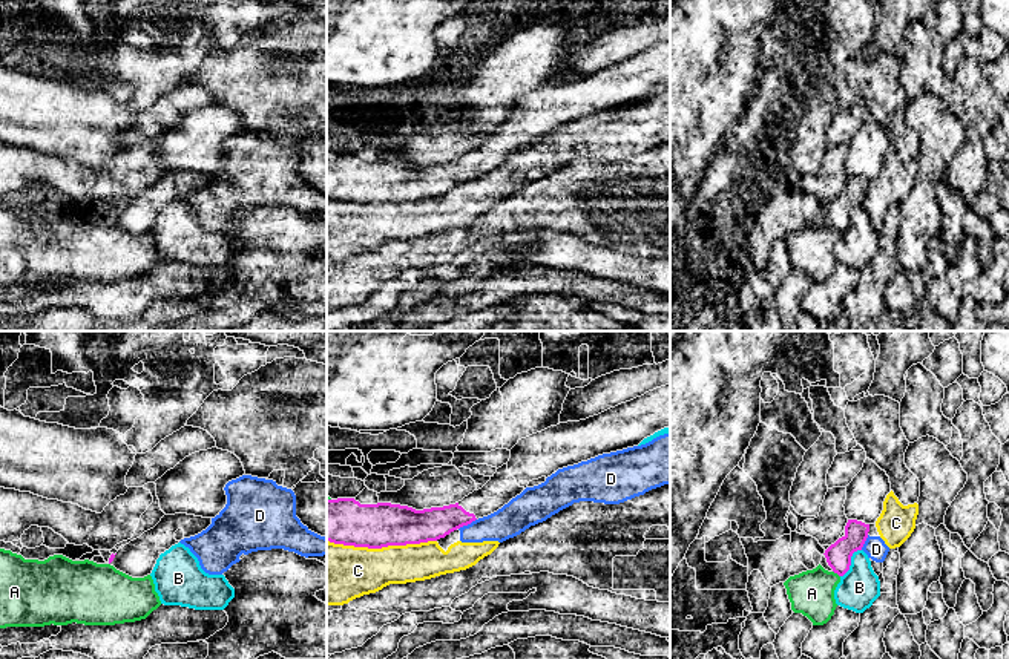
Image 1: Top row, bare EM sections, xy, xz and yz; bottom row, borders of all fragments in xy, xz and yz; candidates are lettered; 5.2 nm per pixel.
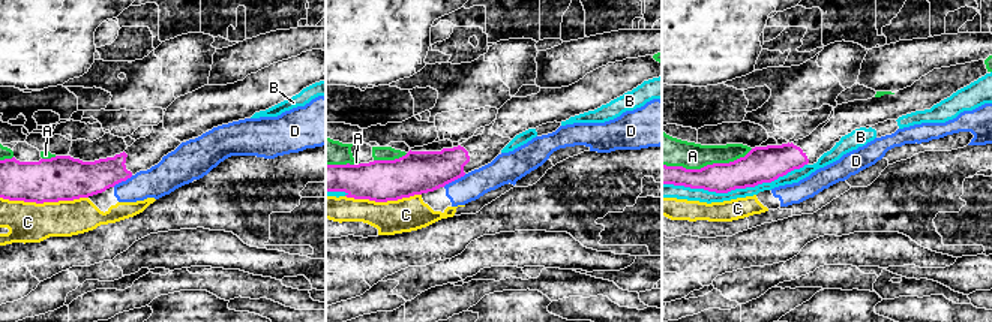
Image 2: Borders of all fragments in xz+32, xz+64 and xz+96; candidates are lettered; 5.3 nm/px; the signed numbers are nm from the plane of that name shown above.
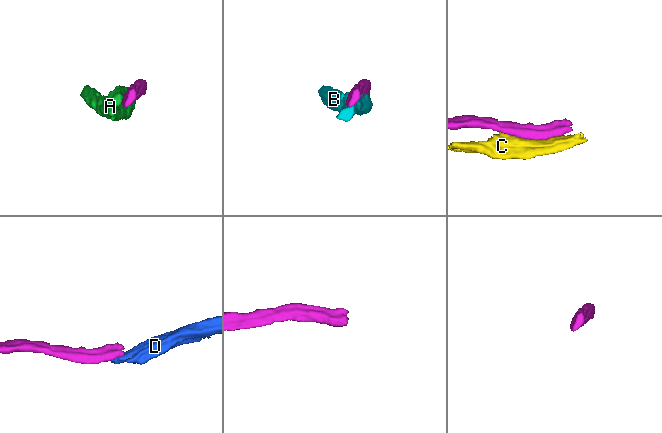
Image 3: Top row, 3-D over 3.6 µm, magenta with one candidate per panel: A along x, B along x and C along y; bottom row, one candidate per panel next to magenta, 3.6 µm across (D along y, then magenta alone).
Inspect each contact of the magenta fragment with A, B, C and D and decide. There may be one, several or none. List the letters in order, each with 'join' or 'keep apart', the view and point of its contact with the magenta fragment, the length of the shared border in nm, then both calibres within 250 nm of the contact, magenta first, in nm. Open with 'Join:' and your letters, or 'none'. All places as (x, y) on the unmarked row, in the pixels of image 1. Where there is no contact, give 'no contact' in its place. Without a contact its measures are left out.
Join: none
A: keep apart | yz (836, 229) | 50 nm | 130/240 nm
B: keep apart | yz (850, 218) | 190 nm | 130/220 nm
C: keep apart | xz (382, 203) | 600 nm | 240/280 nm
D: keep apart | xz (466, 181) | 110 nm | 180/170 nm

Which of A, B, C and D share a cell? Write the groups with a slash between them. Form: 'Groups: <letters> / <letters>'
Groups: A / B / C D

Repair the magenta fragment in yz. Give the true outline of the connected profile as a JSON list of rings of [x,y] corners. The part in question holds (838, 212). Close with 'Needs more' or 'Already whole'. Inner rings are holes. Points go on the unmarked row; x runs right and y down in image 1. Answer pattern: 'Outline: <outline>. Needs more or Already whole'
Outline: [[[848,176],[840,195],[825,207],[820,222],[828,228],[843,233],[850,227],[853,210],[862,207],[868,189],[869,181]]]. Needs more

